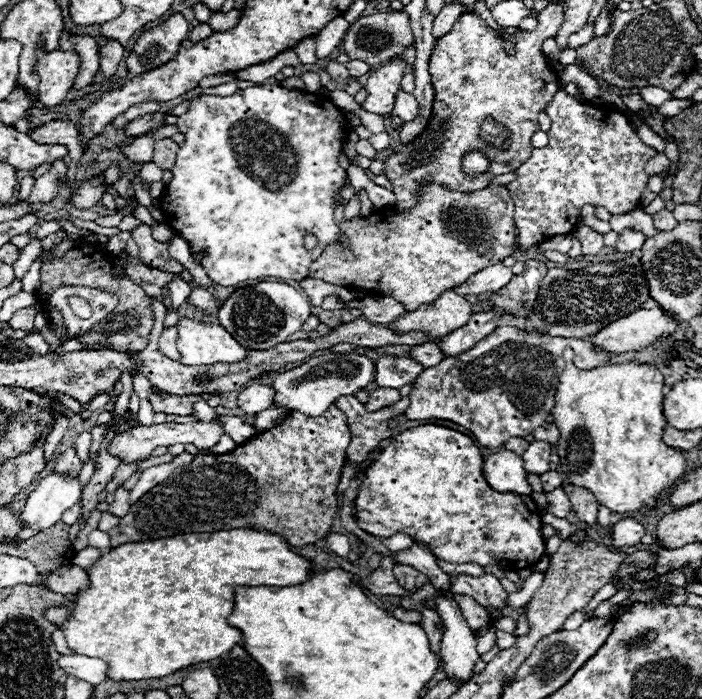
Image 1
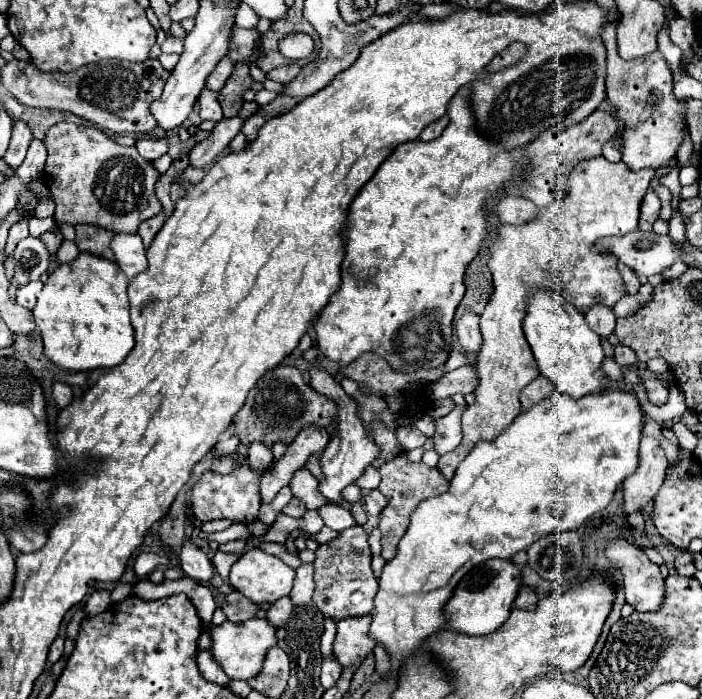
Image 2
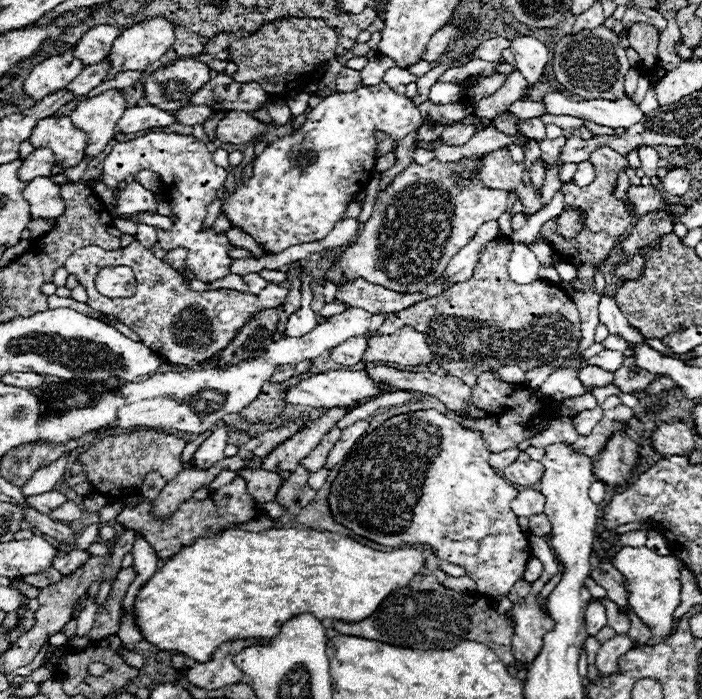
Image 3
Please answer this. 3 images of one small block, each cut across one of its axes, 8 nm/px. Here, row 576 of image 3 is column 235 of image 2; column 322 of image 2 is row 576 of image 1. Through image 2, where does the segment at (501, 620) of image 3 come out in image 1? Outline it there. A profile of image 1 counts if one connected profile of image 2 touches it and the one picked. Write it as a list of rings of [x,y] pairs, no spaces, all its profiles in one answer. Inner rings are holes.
[[[394,564],[394,576],[400,584],[404,584],[410,592],[414,592],[416,588],[422,588],[424,584],[428,584],[428,576],[418,572],[412,566],[404,566],[404,564]]]

